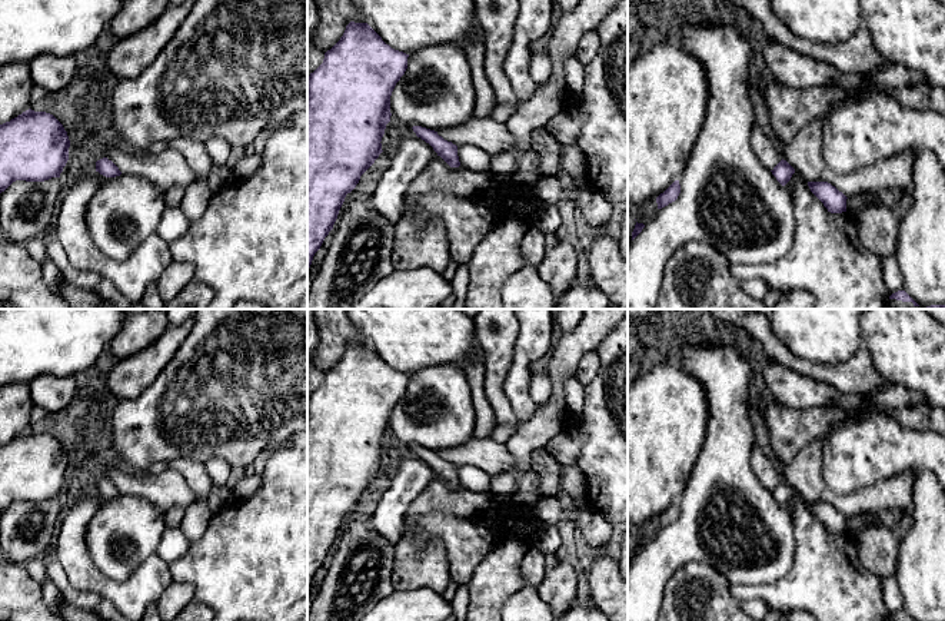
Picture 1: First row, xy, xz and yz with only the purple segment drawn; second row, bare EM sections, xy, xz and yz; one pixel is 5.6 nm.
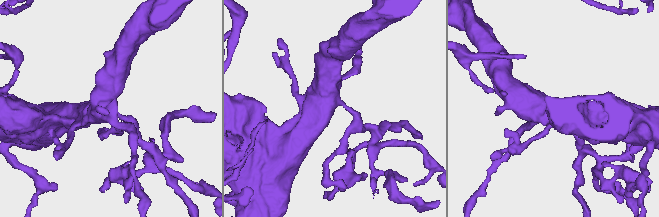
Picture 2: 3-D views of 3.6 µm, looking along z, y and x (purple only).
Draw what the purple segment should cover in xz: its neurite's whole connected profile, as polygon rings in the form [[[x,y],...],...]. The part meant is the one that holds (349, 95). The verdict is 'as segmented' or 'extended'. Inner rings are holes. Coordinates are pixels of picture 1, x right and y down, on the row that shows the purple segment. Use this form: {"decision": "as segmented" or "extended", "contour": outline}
{"decision": "as segmented", "contour": [[[350,21],[307,80],[307,270],[333,229],[347,193],[375,163],[390,122],[390,96],[409,54],[392,49],[367,24]]]}

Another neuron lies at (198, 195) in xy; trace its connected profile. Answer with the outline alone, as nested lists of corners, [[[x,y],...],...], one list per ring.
[[[200,179],[184,186],[184,195],[179,207],[190,222],[196,222],[206,212],[213,193],[207,182]]]

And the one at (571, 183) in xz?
[[[559,173],[559,176],[566,187],[566,190],[570,193],[589,187],[586,177],[580,177],[580,179],[572,177],[572,176],[568,176],[566,173]]]

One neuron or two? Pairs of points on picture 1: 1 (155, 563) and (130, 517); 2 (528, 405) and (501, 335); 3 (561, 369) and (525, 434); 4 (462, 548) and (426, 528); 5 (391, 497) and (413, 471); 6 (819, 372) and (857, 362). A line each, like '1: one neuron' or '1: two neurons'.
1: two neurons
2: two neurons
3: one neuron
4: one neuron
5: one neuron
6: one neuron

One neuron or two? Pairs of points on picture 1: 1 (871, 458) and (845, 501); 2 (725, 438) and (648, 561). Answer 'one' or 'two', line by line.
1: two
2: one

